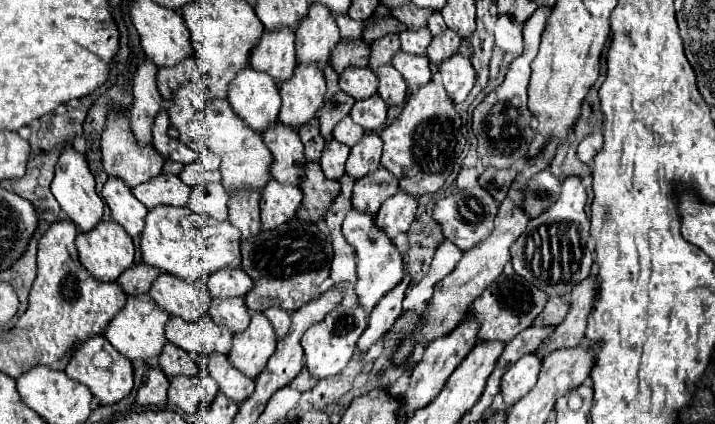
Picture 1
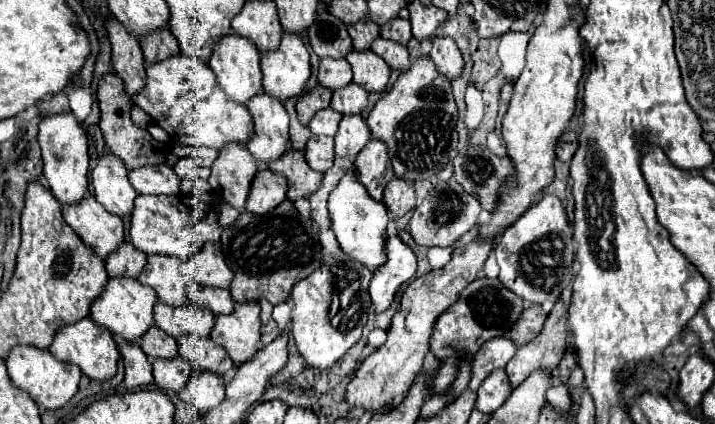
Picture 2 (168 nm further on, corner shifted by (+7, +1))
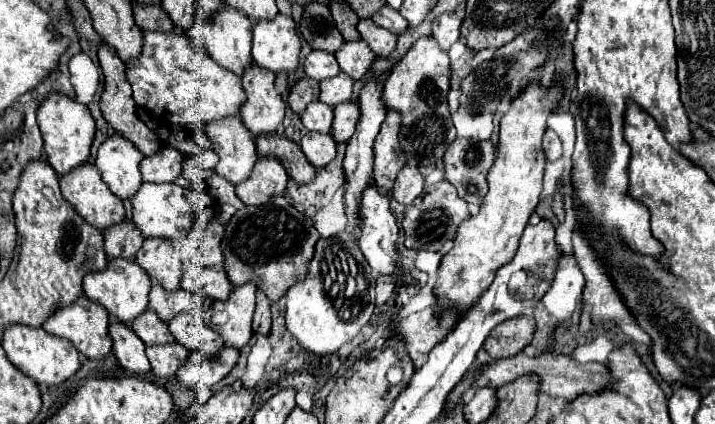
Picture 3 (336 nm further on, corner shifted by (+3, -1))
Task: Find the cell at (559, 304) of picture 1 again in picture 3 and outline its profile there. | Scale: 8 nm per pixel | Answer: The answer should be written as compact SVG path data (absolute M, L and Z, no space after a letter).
M533 317L507 319L499 327L495 327L495 331L491 331L487 343L483 343L483 349L491 359L513 357L521 353L525 345L531 343L533 333L535 333Z

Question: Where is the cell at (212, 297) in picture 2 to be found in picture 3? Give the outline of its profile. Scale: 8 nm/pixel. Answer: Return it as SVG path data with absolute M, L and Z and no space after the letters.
M183 263L181 287L195 293L205 293L211 299L227 299L231 283L223 267L199 267L195 263Z

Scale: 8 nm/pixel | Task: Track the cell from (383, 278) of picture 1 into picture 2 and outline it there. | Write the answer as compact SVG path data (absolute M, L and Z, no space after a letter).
M349 169L347 175L341 179L341 183L333 189L329 197L329 217L331 217L331 229L341 245L341 249L367 269L379 269L383 261L387 259L385 243L387 243L387 209L383 203L373 201L365 187L355 181L353 171Z

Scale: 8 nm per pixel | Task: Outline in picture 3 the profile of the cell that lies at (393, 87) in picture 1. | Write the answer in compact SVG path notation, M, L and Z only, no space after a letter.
M363 39L357 41L345 41L339 51L335 51L335 59L343 73L347 73L351 79L365 79L371 73L371 65L375 61L375 53L363 43Z

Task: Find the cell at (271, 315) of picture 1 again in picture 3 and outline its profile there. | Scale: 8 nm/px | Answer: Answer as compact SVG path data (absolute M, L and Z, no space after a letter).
M257 291L257 309L253 315L253 331L259 335L267 335L271 329L271 309L269 299L263 291Z

